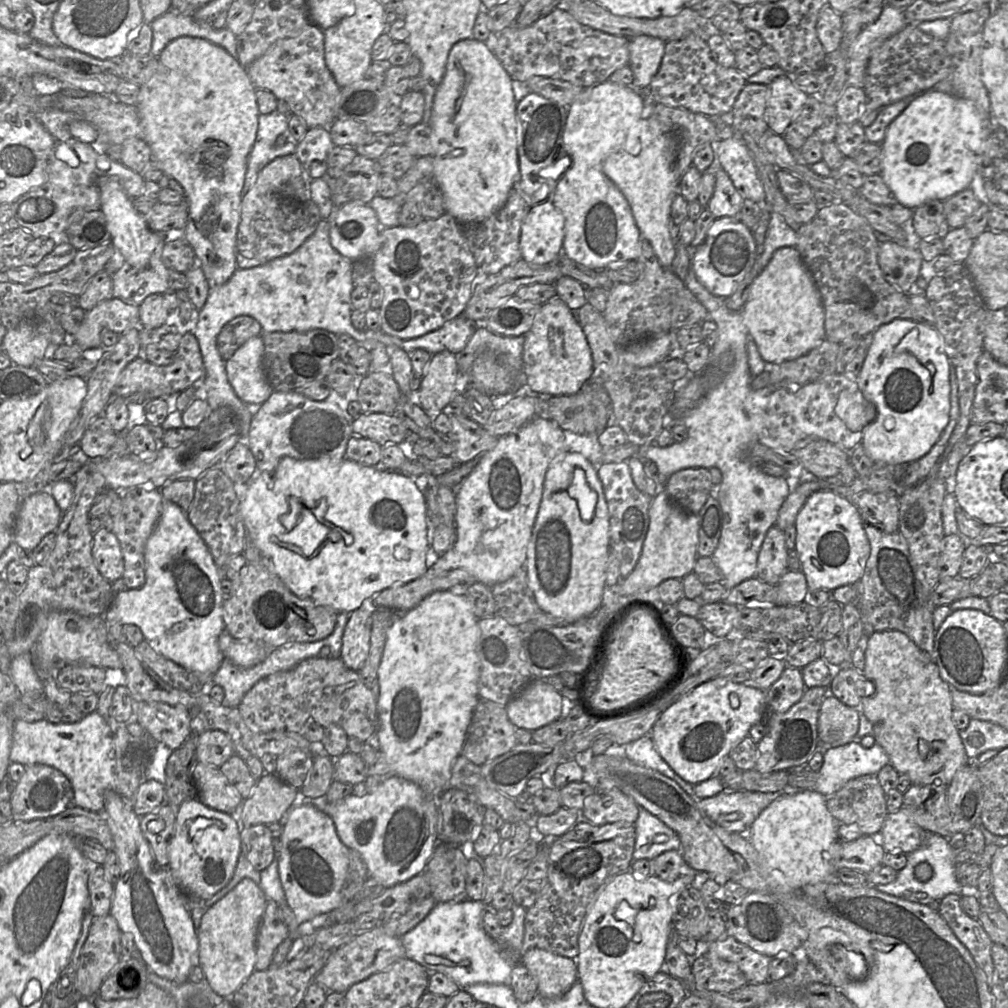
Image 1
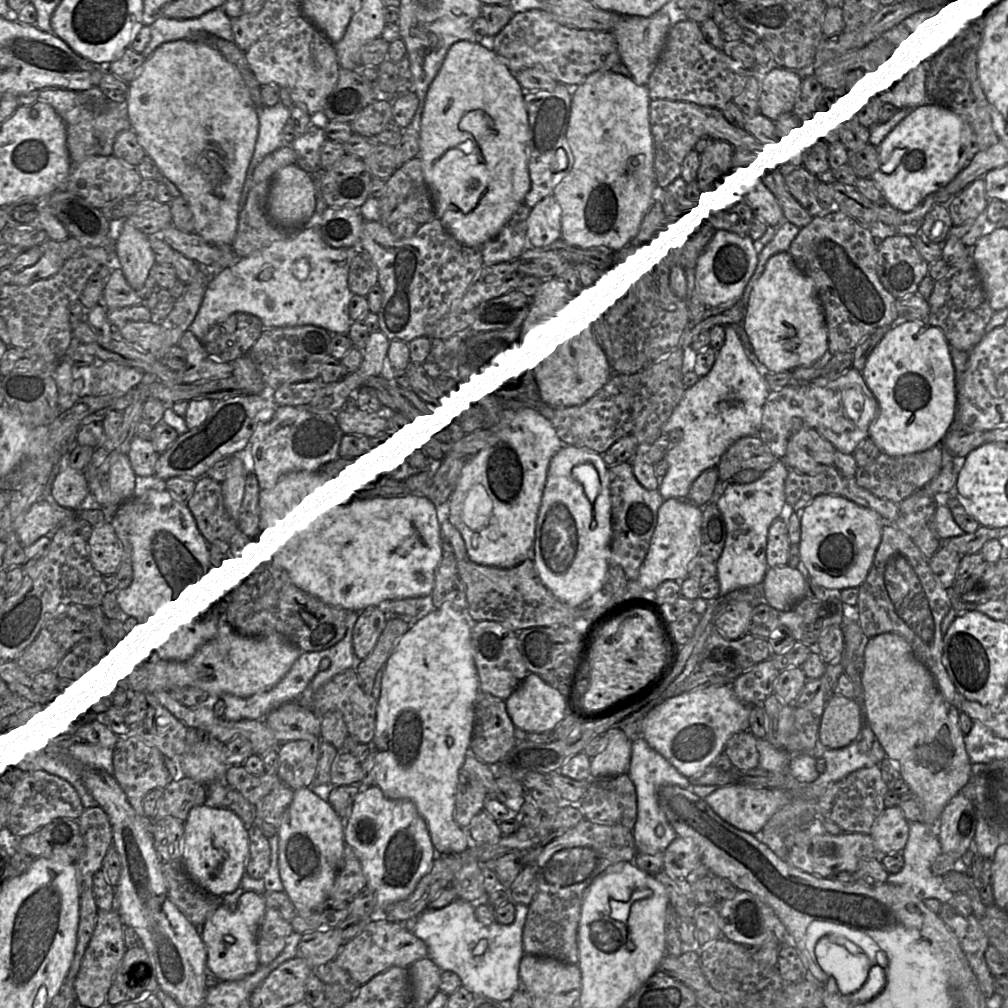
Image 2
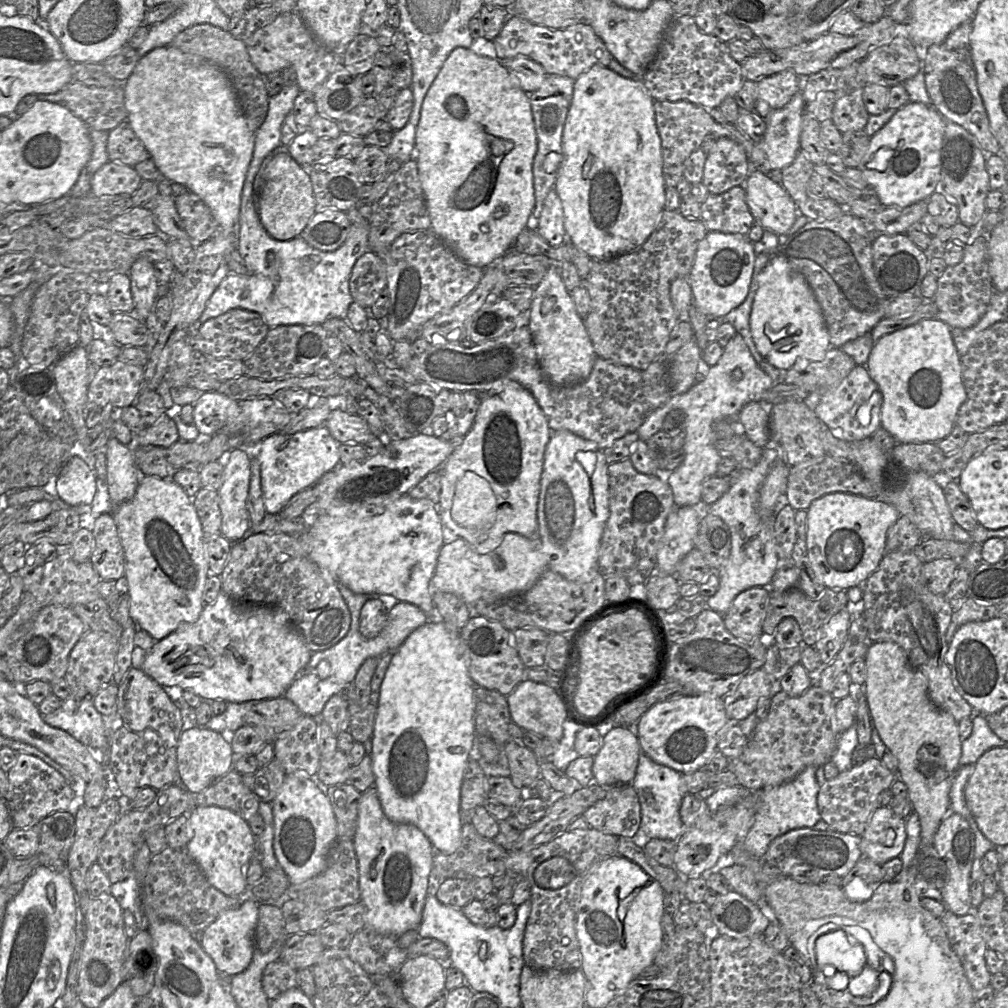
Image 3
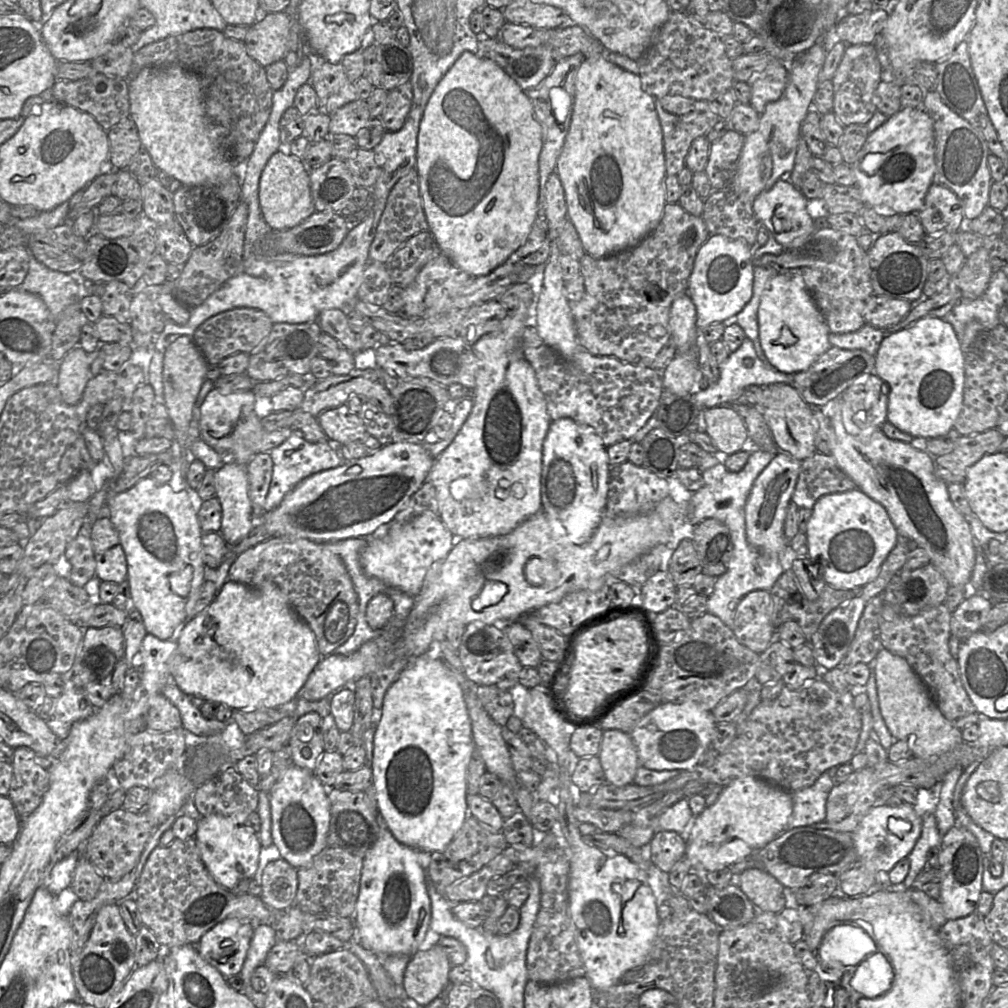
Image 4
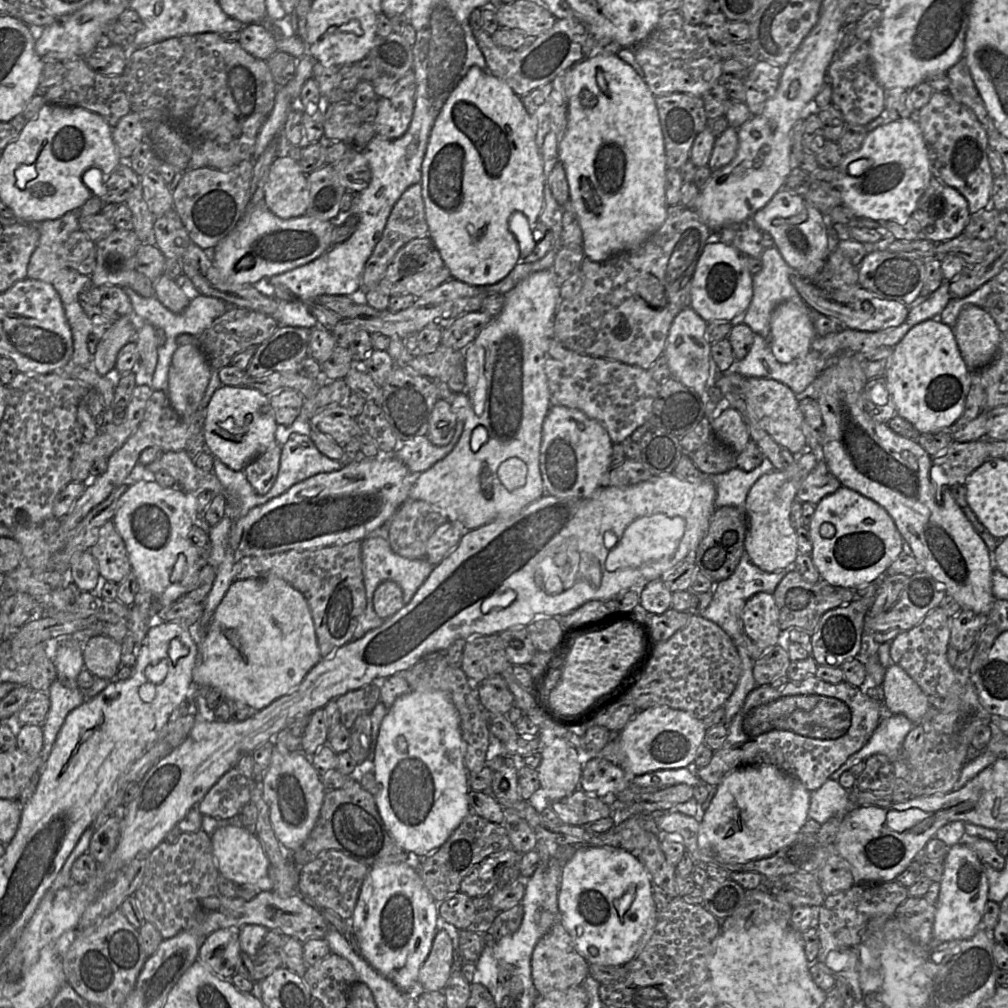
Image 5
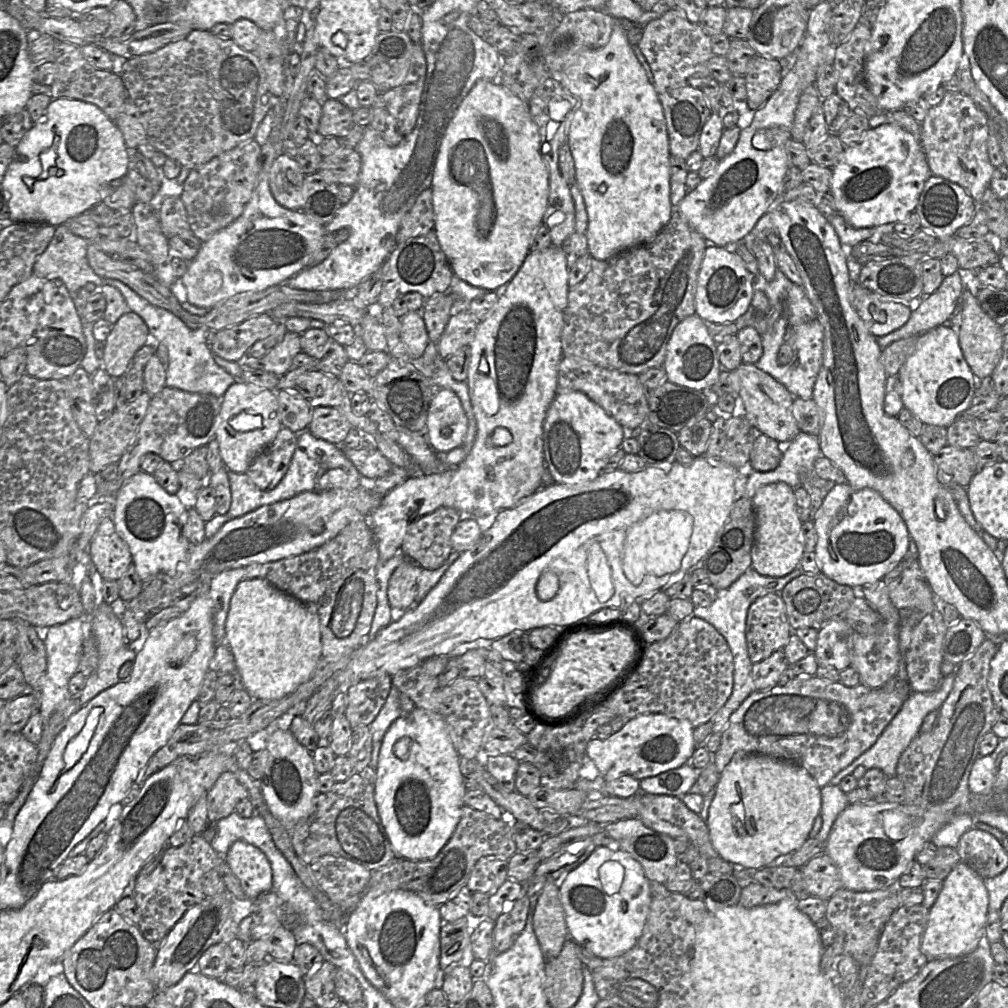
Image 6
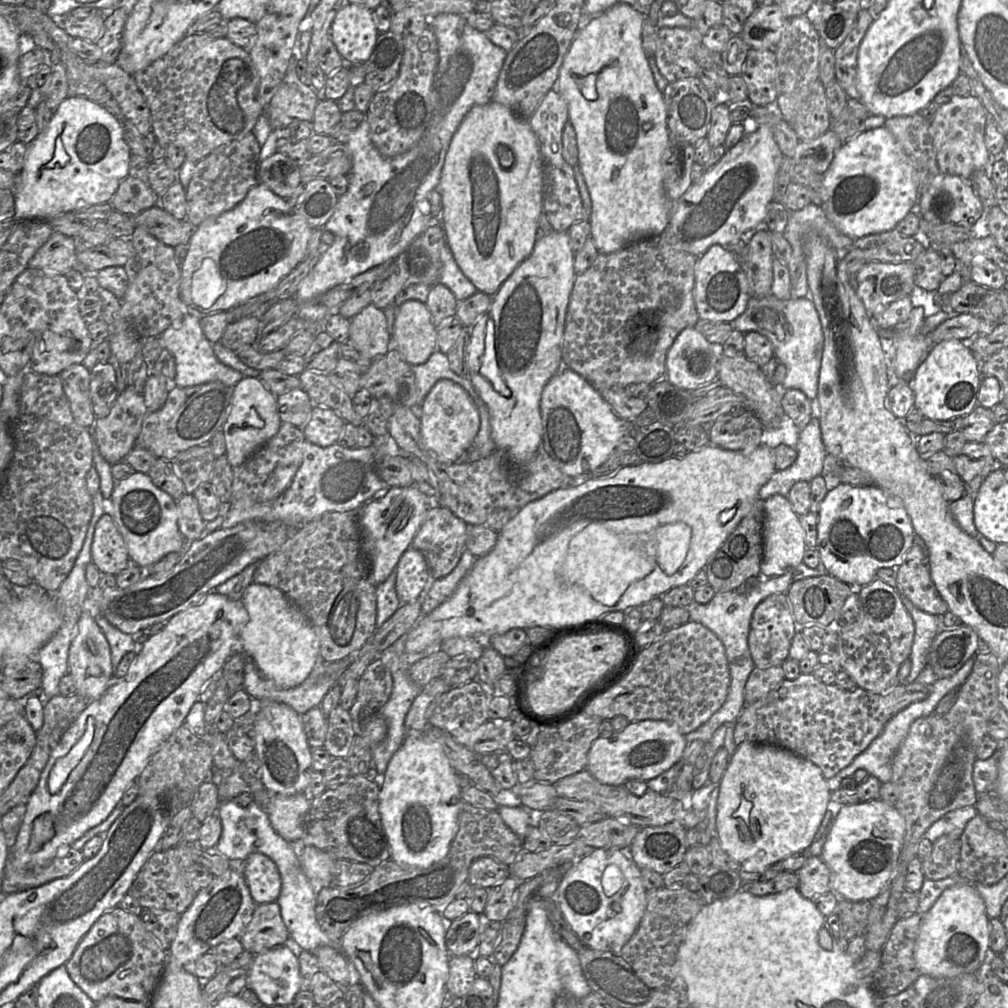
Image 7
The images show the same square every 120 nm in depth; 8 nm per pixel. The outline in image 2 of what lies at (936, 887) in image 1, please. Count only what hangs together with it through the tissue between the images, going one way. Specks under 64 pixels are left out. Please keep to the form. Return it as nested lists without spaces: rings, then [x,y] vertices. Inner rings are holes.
[[[910,821],[908,839],[902,850],[904,865],[899,872],[889,874],[887,882],[908,886],[922,901],[929,898],[936,898],[942,904],[950,901],[954,893],[945,887],[942,876],[933,874],[930,868],[931,864],[940,854],[942,854],[942,848],[936,829],[932,829],[922,822]]]

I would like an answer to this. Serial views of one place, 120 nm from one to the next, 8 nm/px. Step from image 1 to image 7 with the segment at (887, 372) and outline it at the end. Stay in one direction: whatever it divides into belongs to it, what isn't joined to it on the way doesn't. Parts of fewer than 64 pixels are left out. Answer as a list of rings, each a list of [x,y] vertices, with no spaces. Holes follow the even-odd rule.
[[[959,339],[934,344],[923,362],[908,380],[915,394],[915,405],[925,418],[948,420],[965,416],[978,405],[977,396],[982,373],[972,350]]]

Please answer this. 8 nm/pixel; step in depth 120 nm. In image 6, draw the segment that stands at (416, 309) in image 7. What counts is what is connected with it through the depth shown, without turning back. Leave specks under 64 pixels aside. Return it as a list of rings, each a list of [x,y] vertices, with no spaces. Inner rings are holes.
[[[411,311],[399,318],[401,339],[408,353],[414,358],[421,357],[430,343],[421,312]]]

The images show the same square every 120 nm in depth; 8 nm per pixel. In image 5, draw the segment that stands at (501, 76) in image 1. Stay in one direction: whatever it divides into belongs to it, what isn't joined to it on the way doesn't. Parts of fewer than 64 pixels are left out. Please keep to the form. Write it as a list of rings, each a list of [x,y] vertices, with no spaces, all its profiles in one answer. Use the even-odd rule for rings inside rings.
[[[477,66],[471,67],[450,94],[435,120],[422,162],[421,172],[420,184],[428,225],[428,235],[450,271],[451,277],[472,286],[490,286],[505,278],[522,259],[519,241],[512,231],[513,214],[516,212],[522,213],[527,219],[529,228],[535,230],[544,205],[543,163],[536,144],[534,120],[525,108],[522,97],[518,96],[507,83],[488,70],[483,70]]]

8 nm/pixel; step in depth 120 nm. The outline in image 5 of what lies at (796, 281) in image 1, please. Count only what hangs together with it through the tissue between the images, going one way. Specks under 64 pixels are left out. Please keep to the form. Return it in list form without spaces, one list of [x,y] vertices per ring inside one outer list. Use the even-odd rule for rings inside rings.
[[[791,301],[779,304],[772,312],[769,343],[778,362],[791,363],[808,352],[817,336],[809,312],[805,302],[797,305]]]

